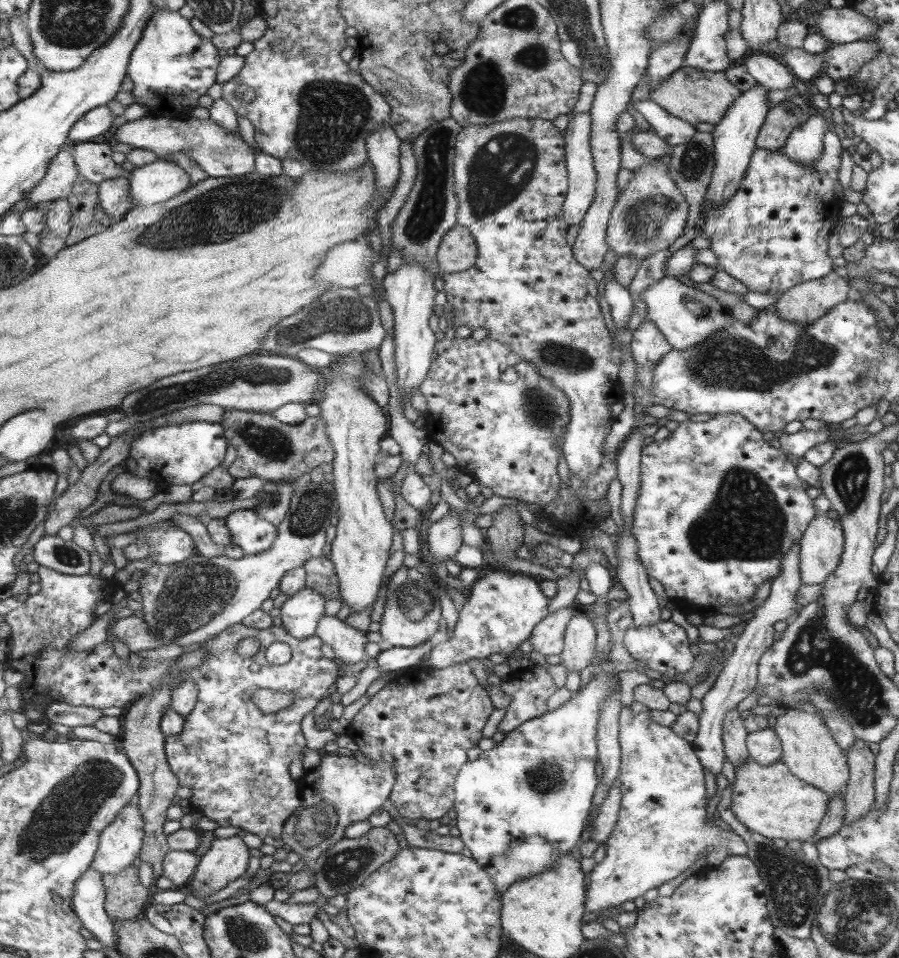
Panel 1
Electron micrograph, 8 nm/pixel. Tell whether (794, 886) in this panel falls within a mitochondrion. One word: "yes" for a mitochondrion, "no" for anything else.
yes

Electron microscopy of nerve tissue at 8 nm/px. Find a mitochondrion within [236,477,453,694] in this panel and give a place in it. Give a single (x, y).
(314, 505)

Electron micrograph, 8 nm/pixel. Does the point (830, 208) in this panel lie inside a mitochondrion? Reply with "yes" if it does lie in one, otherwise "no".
no

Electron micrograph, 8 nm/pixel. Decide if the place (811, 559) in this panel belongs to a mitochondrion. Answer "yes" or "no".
no

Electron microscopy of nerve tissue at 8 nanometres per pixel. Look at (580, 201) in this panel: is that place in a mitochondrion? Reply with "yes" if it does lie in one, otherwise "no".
no

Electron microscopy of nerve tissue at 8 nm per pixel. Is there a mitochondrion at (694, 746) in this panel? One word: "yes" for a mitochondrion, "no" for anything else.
no

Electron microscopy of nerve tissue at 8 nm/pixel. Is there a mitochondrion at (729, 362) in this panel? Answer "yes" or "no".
yes

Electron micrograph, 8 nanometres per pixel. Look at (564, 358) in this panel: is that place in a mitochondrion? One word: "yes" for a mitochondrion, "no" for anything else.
yes

